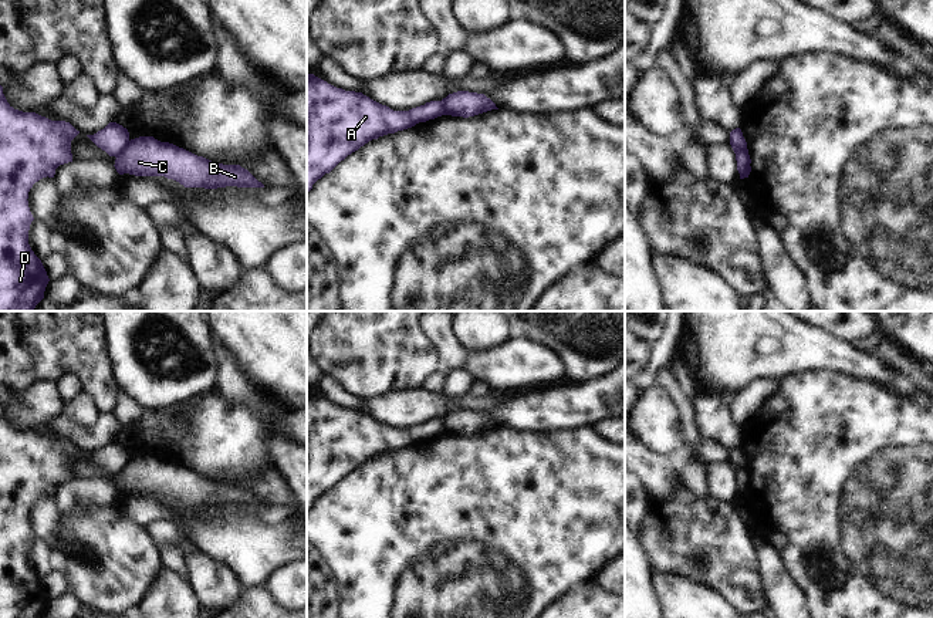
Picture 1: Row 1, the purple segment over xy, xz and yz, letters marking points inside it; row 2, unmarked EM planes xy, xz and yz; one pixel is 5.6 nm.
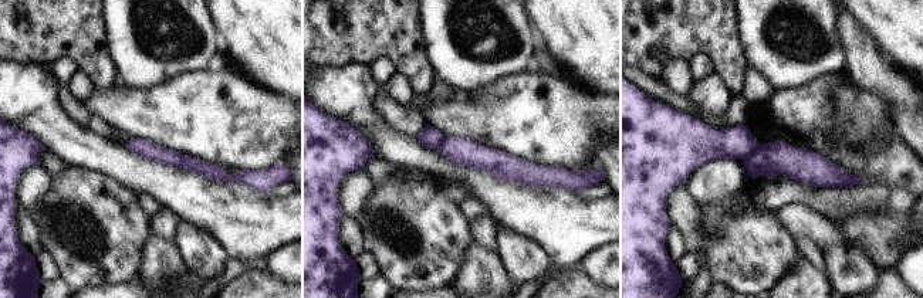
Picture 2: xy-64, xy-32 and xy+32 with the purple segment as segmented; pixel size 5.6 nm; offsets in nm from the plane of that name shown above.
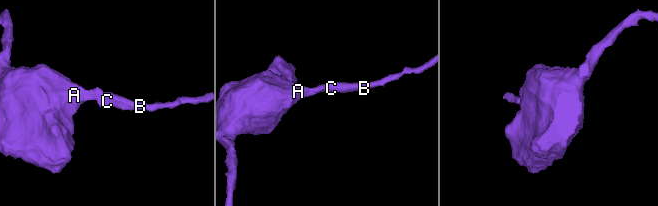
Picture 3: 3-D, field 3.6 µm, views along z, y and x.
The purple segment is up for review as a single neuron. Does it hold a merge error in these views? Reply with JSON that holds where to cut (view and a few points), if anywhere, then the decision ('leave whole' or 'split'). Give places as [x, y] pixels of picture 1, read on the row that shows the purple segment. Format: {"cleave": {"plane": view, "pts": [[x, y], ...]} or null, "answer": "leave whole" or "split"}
{"cleave": {"plane": "xy", "pts": [[129, 141], [115, 156]]}, "answer": "split"}

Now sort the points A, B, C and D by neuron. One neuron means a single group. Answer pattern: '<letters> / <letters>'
A D / B C

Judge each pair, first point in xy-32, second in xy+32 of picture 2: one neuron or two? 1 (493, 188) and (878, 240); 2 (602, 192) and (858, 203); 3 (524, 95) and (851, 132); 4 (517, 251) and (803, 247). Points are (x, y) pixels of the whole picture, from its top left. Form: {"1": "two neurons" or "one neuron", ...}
{"1": "one neuron", "2": "one neuron", "3": "one neuron", "4": "two neurons"}

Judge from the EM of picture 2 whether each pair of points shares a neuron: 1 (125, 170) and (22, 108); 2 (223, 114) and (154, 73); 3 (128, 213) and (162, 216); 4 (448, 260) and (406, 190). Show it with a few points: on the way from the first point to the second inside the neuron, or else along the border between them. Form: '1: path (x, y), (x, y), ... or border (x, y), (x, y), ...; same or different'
1: path (100, 155), (75, 146), (47, 122); same
2: border (199, 70), (135, 90); different
3: border (148, 219), (151, 233); different
4: path (430, 243), (406, 219), (406, 207); same

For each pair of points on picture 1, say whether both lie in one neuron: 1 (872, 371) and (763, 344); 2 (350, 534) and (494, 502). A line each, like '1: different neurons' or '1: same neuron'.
1: same neuron
2: same neuron

